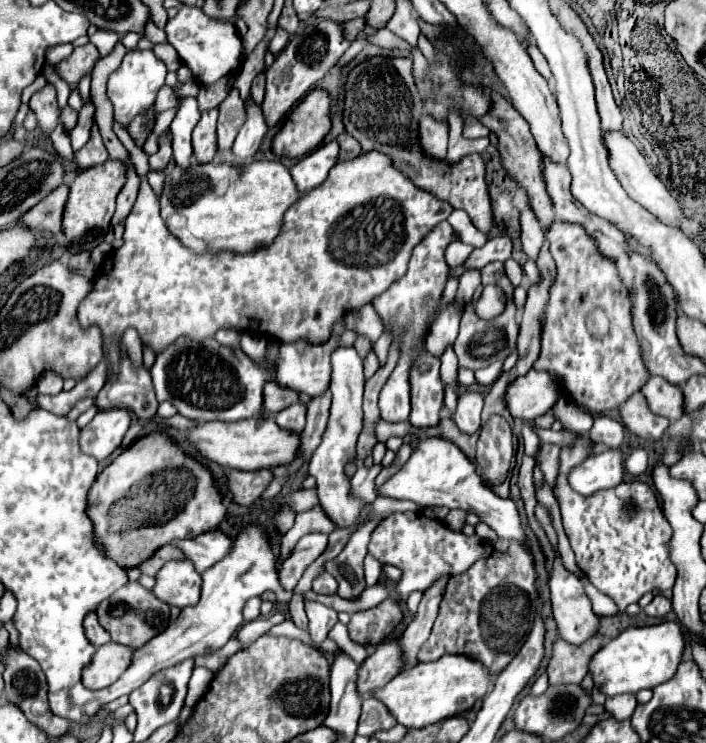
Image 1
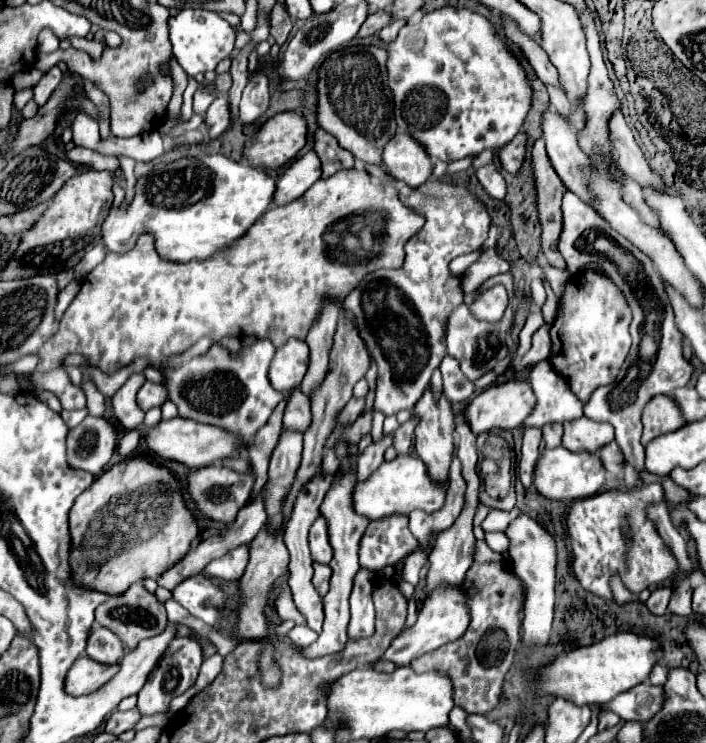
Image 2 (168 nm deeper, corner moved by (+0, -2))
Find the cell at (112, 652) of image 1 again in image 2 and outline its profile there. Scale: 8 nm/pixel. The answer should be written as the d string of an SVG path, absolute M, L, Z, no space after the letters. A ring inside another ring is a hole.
M80 656L64 680L64 690L70 696L82 696L104 686L118 672L118 664L98 664L88 656Z

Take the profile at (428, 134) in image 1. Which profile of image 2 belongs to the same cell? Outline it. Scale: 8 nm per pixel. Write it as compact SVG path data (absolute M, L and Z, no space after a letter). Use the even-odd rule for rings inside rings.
M396 134L386 144L382 150L382 166L390 178L404 182L410 188L418 188L430 180L432 172L430 156L426 156L422 144L412 140L408 134Z

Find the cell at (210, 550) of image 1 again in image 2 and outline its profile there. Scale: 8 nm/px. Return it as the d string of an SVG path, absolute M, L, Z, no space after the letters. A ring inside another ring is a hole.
M238 546L226 552L226 556L212 560L206 566L206 572L218 580L240 580L246 564L248 564L248 546Z

